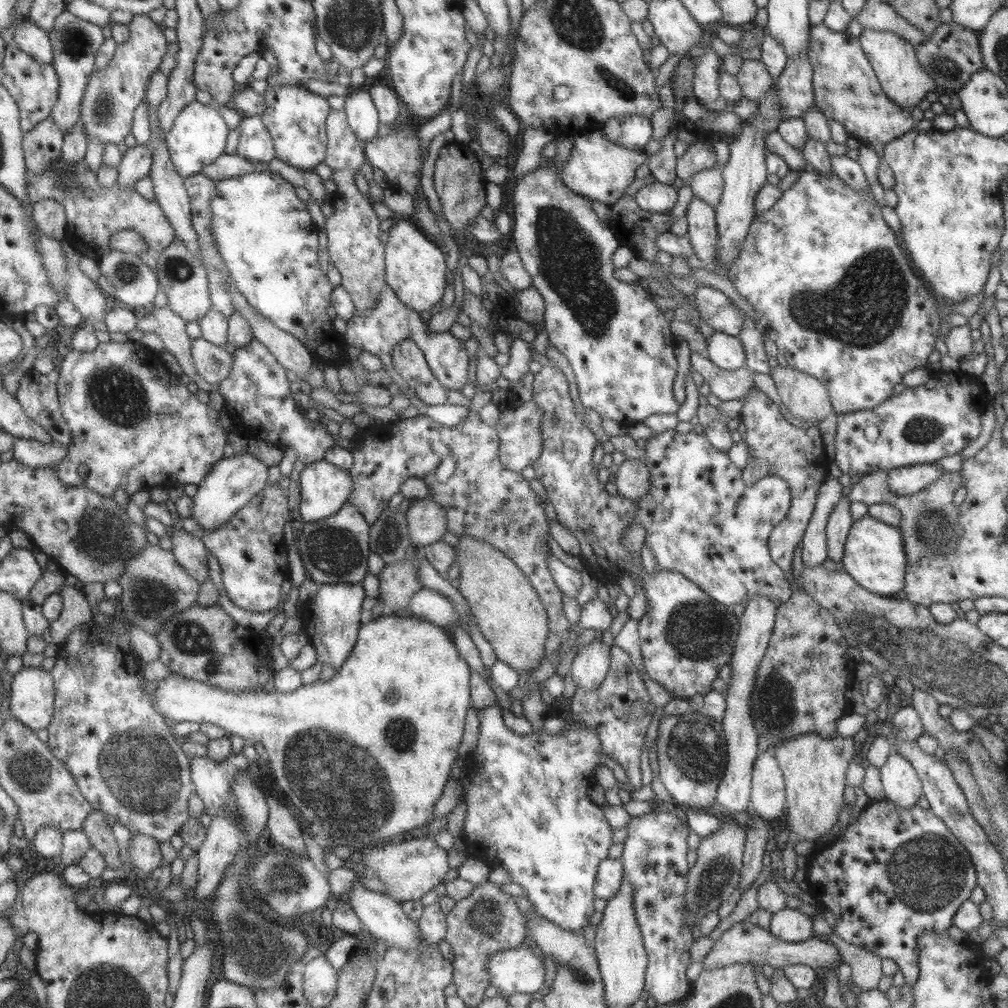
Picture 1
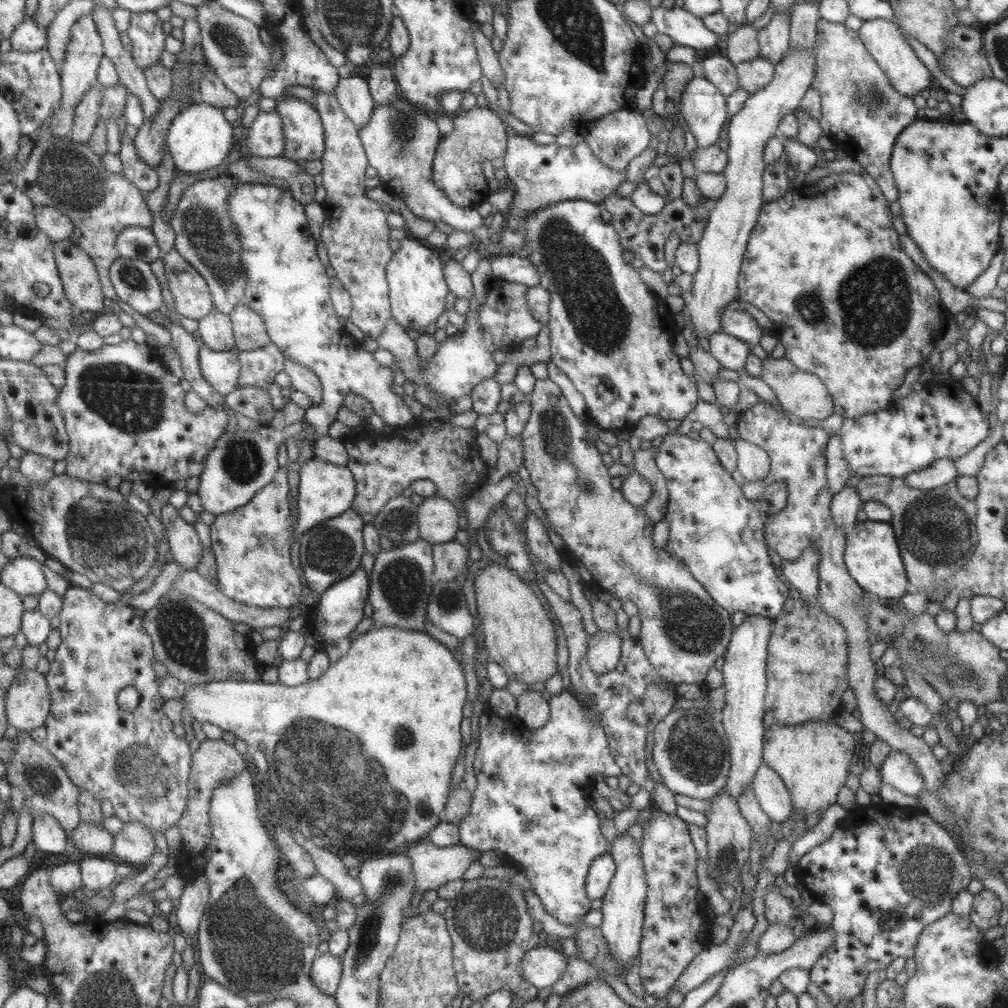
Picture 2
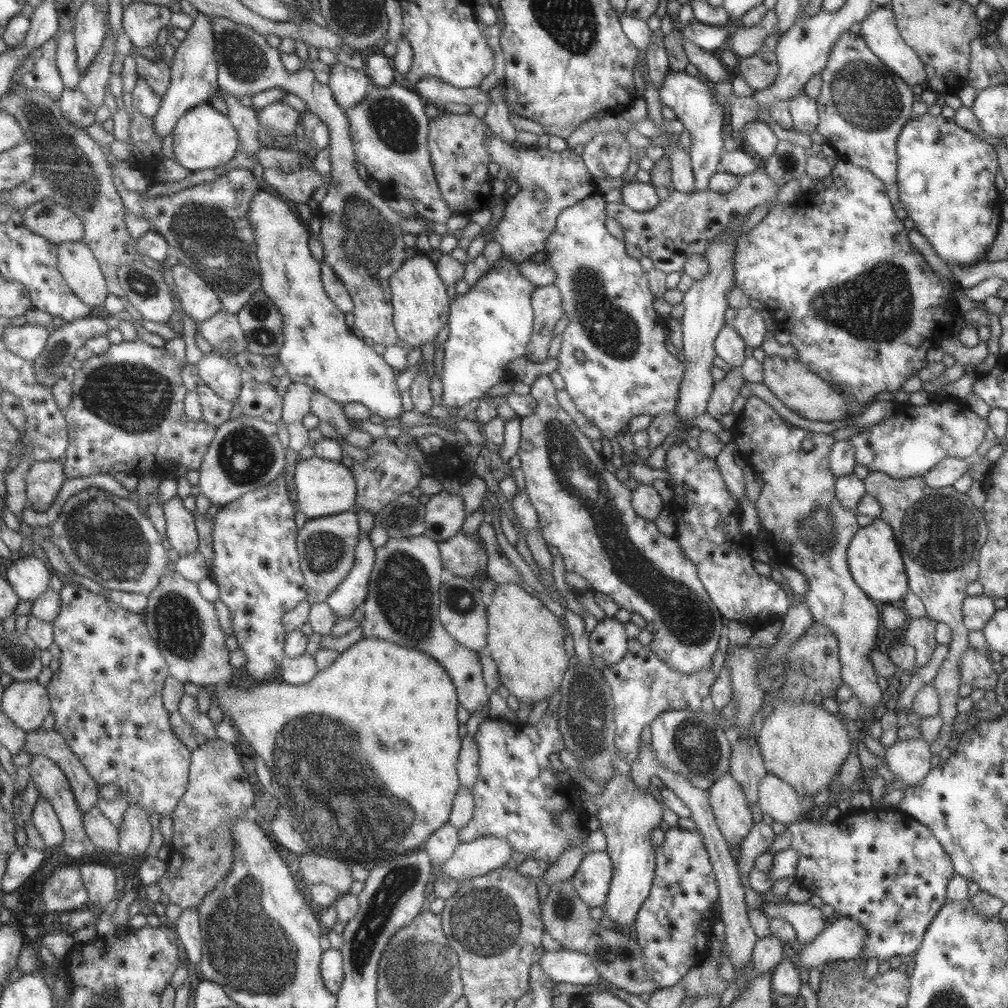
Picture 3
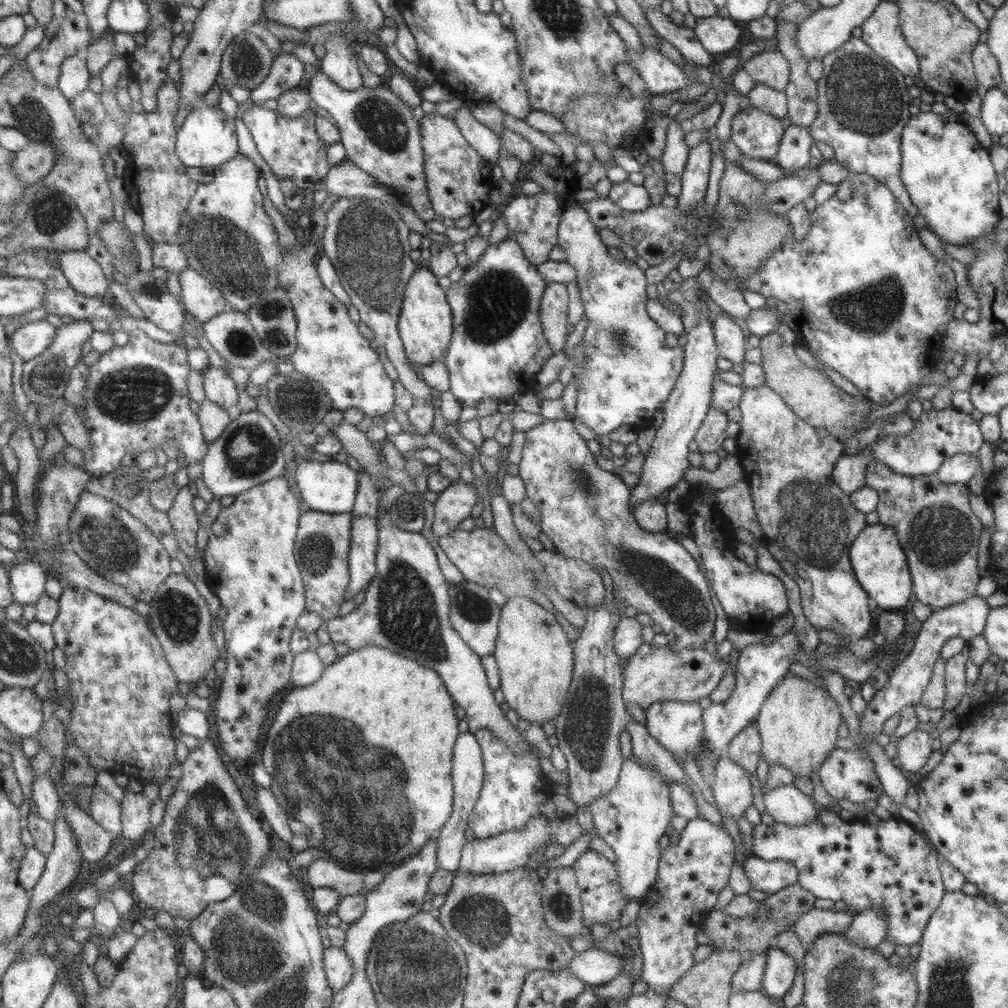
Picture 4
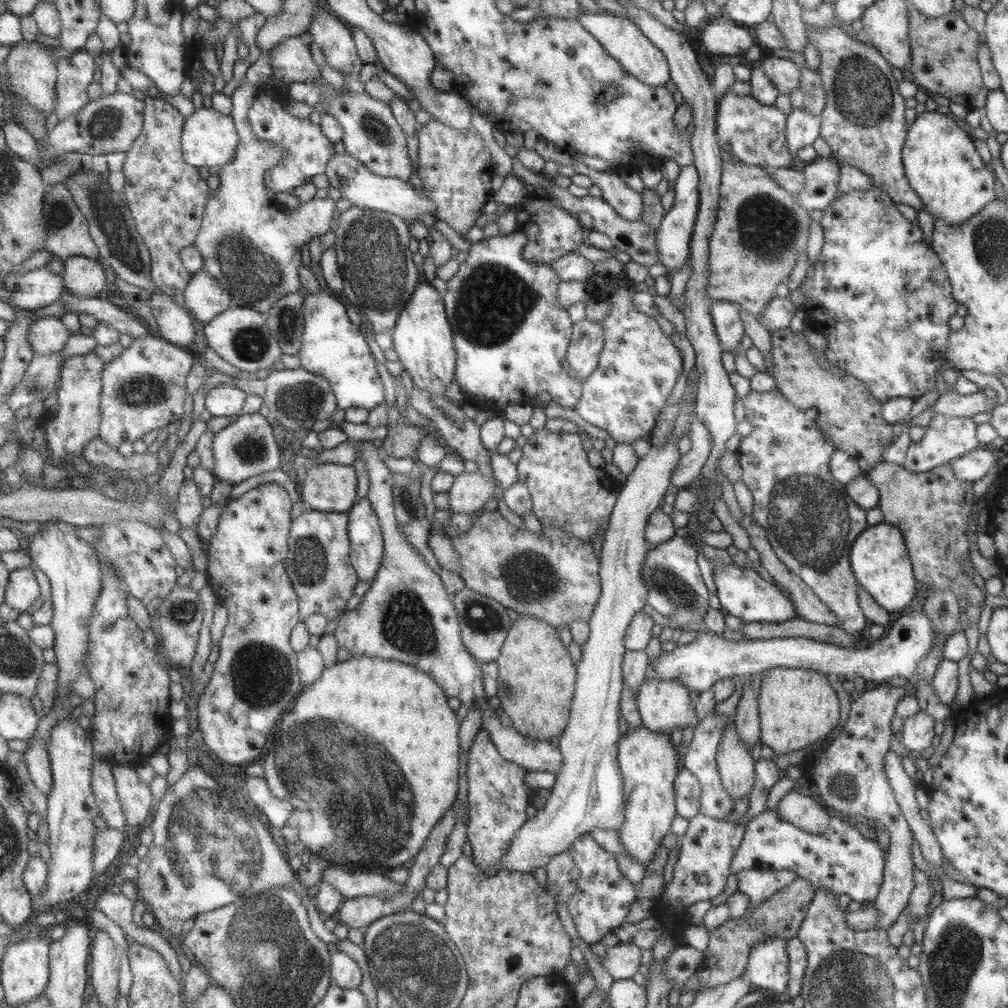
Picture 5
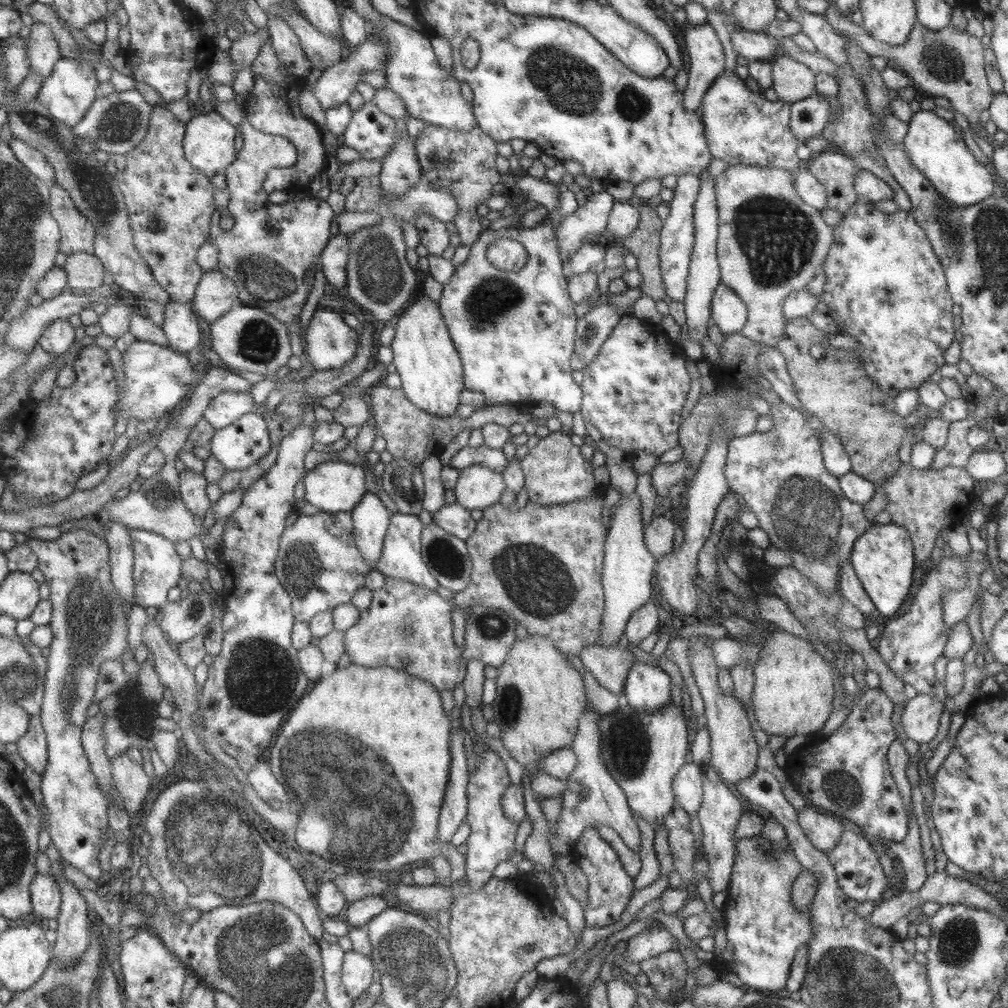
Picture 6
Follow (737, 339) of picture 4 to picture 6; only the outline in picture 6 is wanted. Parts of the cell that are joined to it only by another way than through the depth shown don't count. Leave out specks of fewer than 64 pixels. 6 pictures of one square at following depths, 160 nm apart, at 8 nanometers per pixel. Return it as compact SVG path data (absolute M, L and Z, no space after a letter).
M721 282L713 291L710 312L712 323L717 326L721 334L741 333L746 324L745 303Z

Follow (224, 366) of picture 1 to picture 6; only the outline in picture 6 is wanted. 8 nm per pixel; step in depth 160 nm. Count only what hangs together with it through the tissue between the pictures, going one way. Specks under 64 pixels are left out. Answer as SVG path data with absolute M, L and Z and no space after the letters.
M223 391L211 398L202 416L214 430L219 430L254 408L249 392Z

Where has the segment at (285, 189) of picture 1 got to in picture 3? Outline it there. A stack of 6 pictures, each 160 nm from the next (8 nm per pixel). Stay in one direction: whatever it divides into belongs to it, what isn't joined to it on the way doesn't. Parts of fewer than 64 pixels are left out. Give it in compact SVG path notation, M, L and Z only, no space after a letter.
M263 189L249 201L247 220L253 228L256 258L260 273L259 288L270 298L281 314L283 344L278 352L278 360L285 367L291 382L300 382L313 387L323 396L334 400L337 404L358 402L369 409L374 419L378 421L390 418L399 418L401 395L396 385L396 377L383 359L376 354L363 340L359 340L352 330L347 328L344 312L341 312L327 296L320 279L320 263L315 261L308 250L308 239L313 236L305 228L299 218L291 212L282 198L271 196Z

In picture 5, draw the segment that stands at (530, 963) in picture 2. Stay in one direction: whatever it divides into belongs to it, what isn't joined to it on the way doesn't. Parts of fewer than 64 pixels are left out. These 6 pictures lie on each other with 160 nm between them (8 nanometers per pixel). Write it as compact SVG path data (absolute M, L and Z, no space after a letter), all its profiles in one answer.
M617 943L606 948L603 959L599 959L603 968L613 980L631 979L640 966L641 949L629 943Z

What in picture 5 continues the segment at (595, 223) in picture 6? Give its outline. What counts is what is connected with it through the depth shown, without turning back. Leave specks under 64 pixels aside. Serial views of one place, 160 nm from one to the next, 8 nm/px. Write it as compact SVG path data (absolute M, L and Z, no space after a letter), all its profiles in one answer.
M536 197L524 200L514 212L518 231L526 236L525 246L521 253L521 257L525 260L551 265L557 258L586 243L587 230L579 225L576 216L554 207L547 200L540 200Z

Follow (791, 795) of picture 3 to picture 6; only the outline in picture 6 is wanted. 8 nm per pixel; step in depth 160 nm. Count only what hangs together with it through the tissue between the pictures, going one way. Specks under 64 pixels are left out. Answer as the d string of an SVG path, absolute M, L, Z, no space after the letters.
M809 804L796 813L796 816L807 840L824 853L836 846L840 834L844 831L838 818L819 814L812 810Z

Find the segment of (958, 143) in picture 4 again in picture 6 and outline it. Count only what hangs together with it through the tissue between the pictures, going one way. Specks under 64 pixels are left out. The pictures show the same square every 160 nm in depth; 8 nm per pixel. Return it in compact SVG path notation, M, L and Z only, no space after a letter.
M919 109L910 116L901 146L933 190L954 207L973 206L993 195L990 170L973 156L953 122L945 121L932 110Z

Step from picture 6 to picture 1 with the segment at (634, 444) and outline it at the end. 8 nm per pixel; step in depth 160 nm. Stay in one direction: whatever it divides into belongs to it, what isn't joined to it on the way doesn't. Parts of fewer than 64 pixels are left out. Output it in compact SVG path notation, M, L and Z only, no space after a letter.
M571 137L563 138L557 141L557 150L555 157L553 157L553 163L540 163L537 168L534 168L527 175L522 175L515 181L513 186L513 193L511 194L511 200L514 205L513 212L513 242L517 249L517 254L520 257L523 269L525 269L532 278L531 287L535 288L537 292L542 296L544 302L543 309L543 331L548 336L549 346L553 346L557 352L561 352L569 363L569 368L573 372L575 382L578 388L578 397L581 406L584 408L591 408L597 412L600 418L604 420L615 420L615 422L629 425L629 422L642 422L647 416L652 414L676 414L680 404L673 397L671 393L671 386L673 384L673 378L675 378L675 370L677 363L675 362L675 356L672 353L673 345L677 340L670 332L670 323L663 318L663 314L659 312L659 308L655 307L651 292L645 290L637 284L626 283L620 281L615 275L613 264L611 264L611 256L615 250L620 246L617 237L613 230L610 230L608 226L603 226L601 221L593 212L591 208L591 202L580 195L569 191L559 179L556 174L556 164L564 161L569 154L572 147Z

